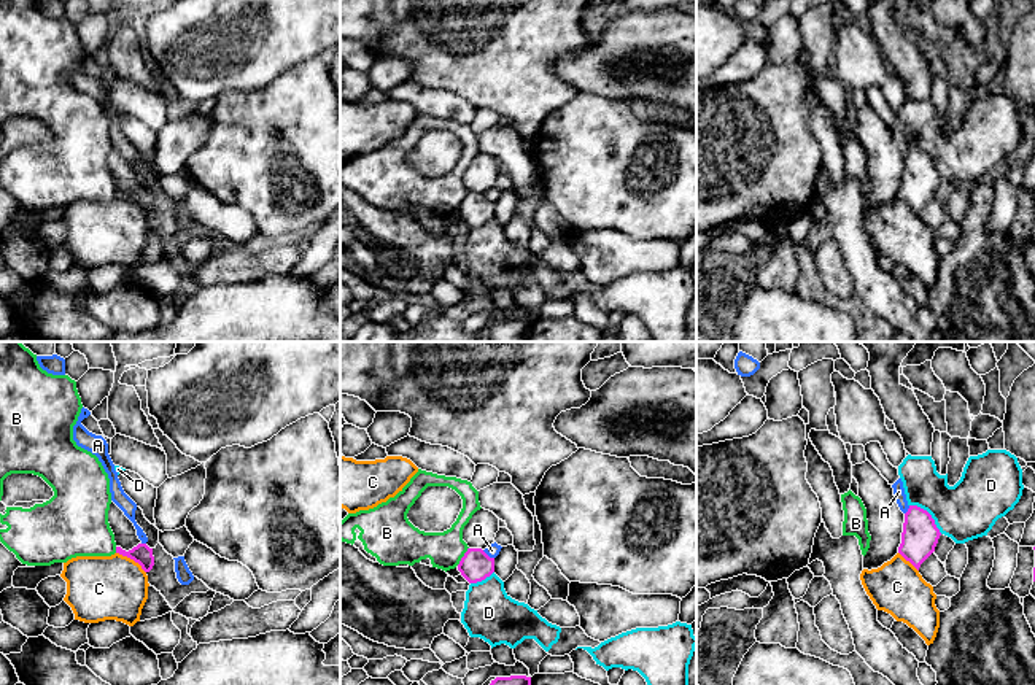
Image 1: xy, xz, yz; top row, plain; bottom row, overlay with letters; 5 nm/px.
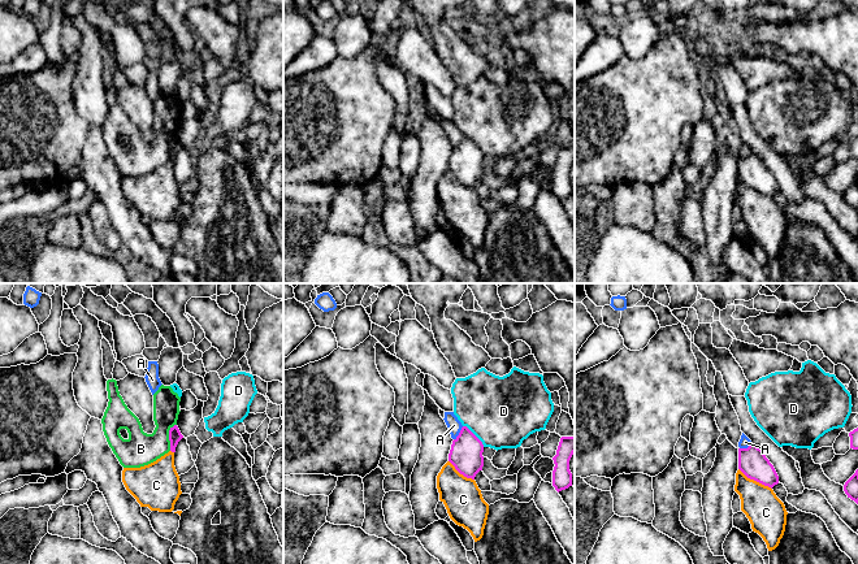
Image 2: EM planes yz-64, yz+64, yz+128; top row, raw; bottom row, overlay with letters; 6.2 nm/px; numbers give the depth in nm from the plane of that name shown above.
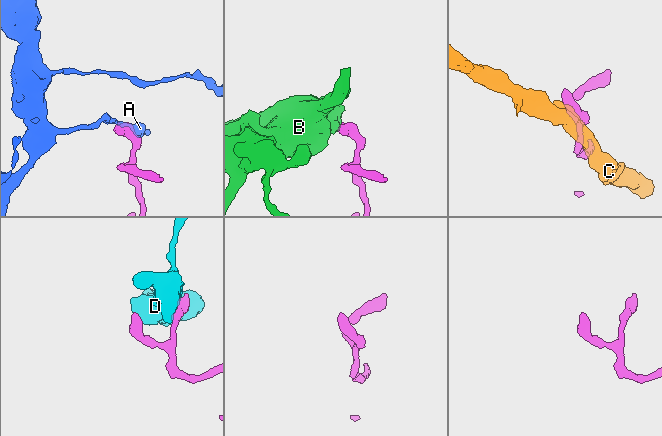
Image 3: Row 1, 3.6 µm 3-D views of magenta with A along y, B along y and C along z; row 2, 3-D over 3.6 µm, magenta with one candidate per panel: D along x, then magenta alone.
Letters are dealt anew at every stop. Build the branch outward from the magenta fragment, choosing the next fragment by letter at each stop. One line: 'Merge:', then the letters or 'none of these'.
Merge: none of these

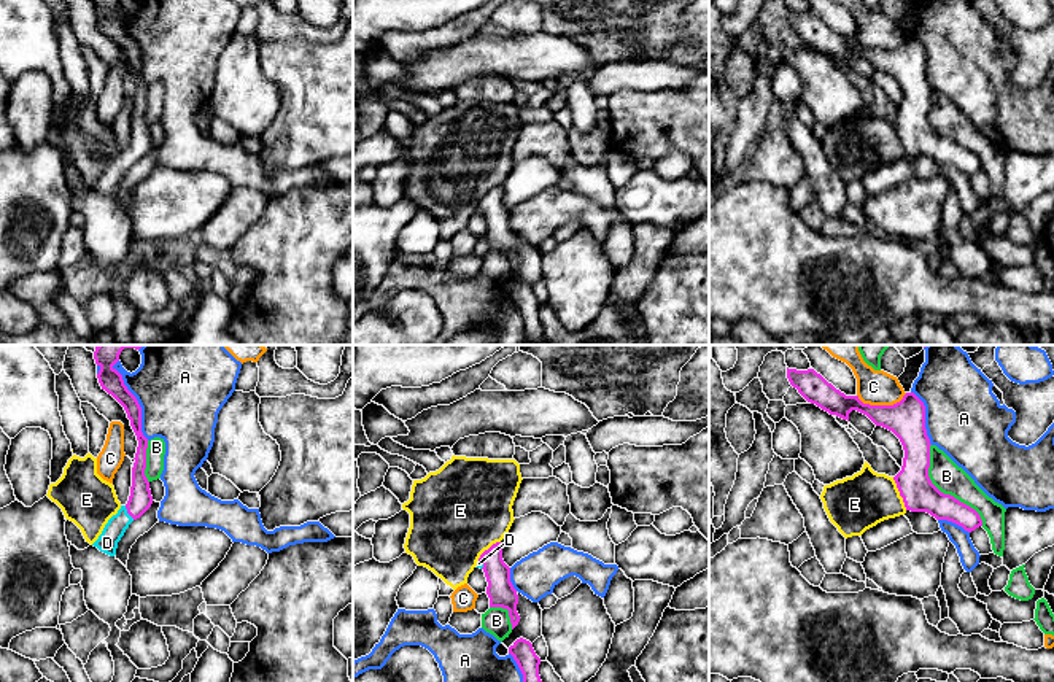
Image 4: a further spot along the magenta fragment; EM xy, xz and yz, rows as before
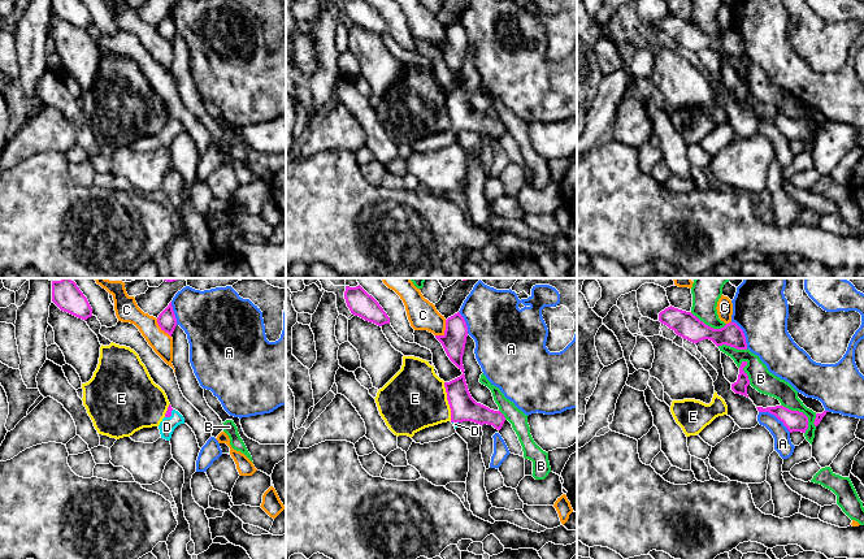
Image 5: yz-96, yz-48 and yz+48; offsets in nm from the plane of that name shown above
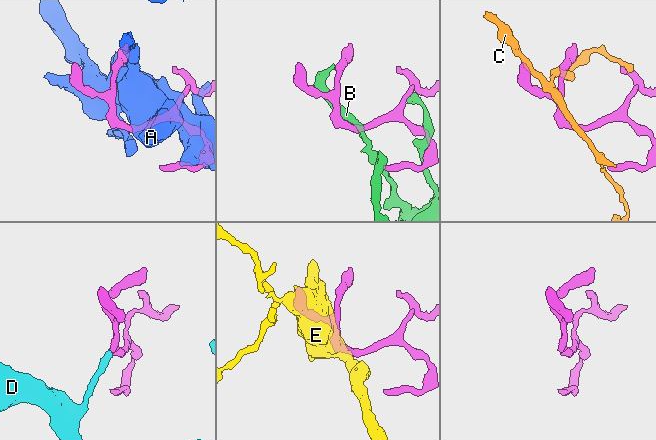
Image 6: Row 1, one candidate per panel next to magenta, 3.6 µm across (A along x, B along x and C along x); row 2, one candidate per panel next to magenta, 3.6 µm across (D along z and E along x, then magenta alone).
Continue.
Merge: D

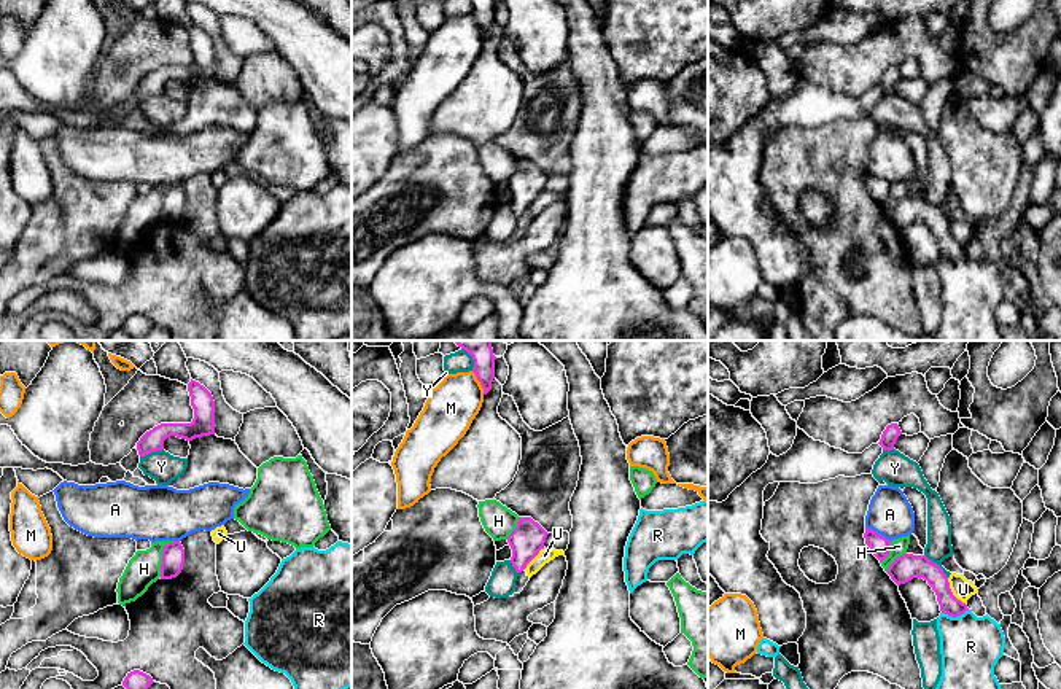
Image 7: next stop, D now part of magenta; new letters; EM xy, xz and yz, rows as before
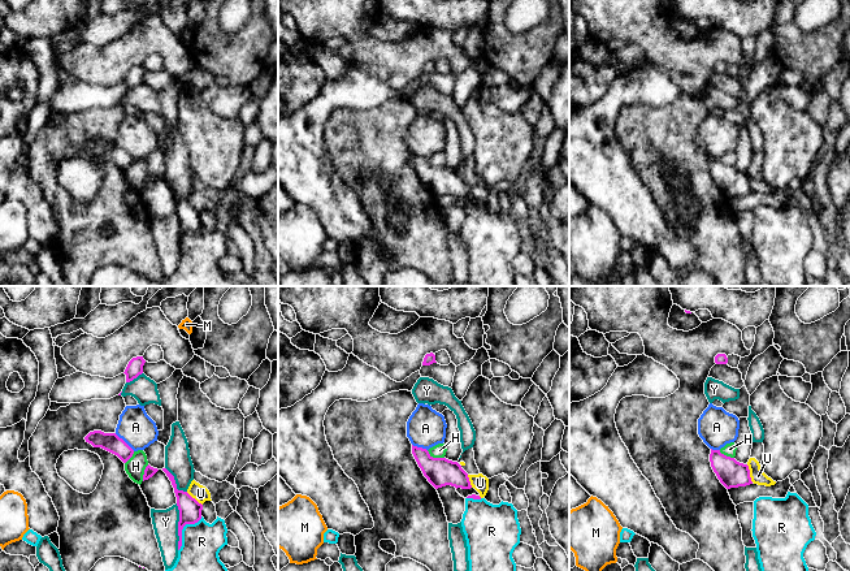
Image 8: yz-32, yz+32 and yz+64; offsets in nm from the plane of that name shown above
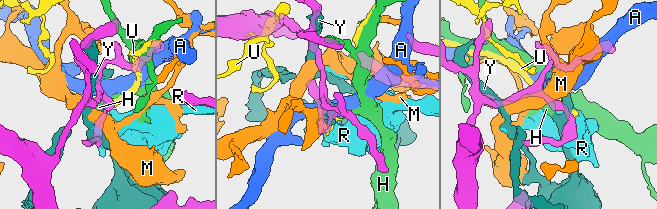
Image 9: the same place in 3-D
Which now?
Merge: none of these

